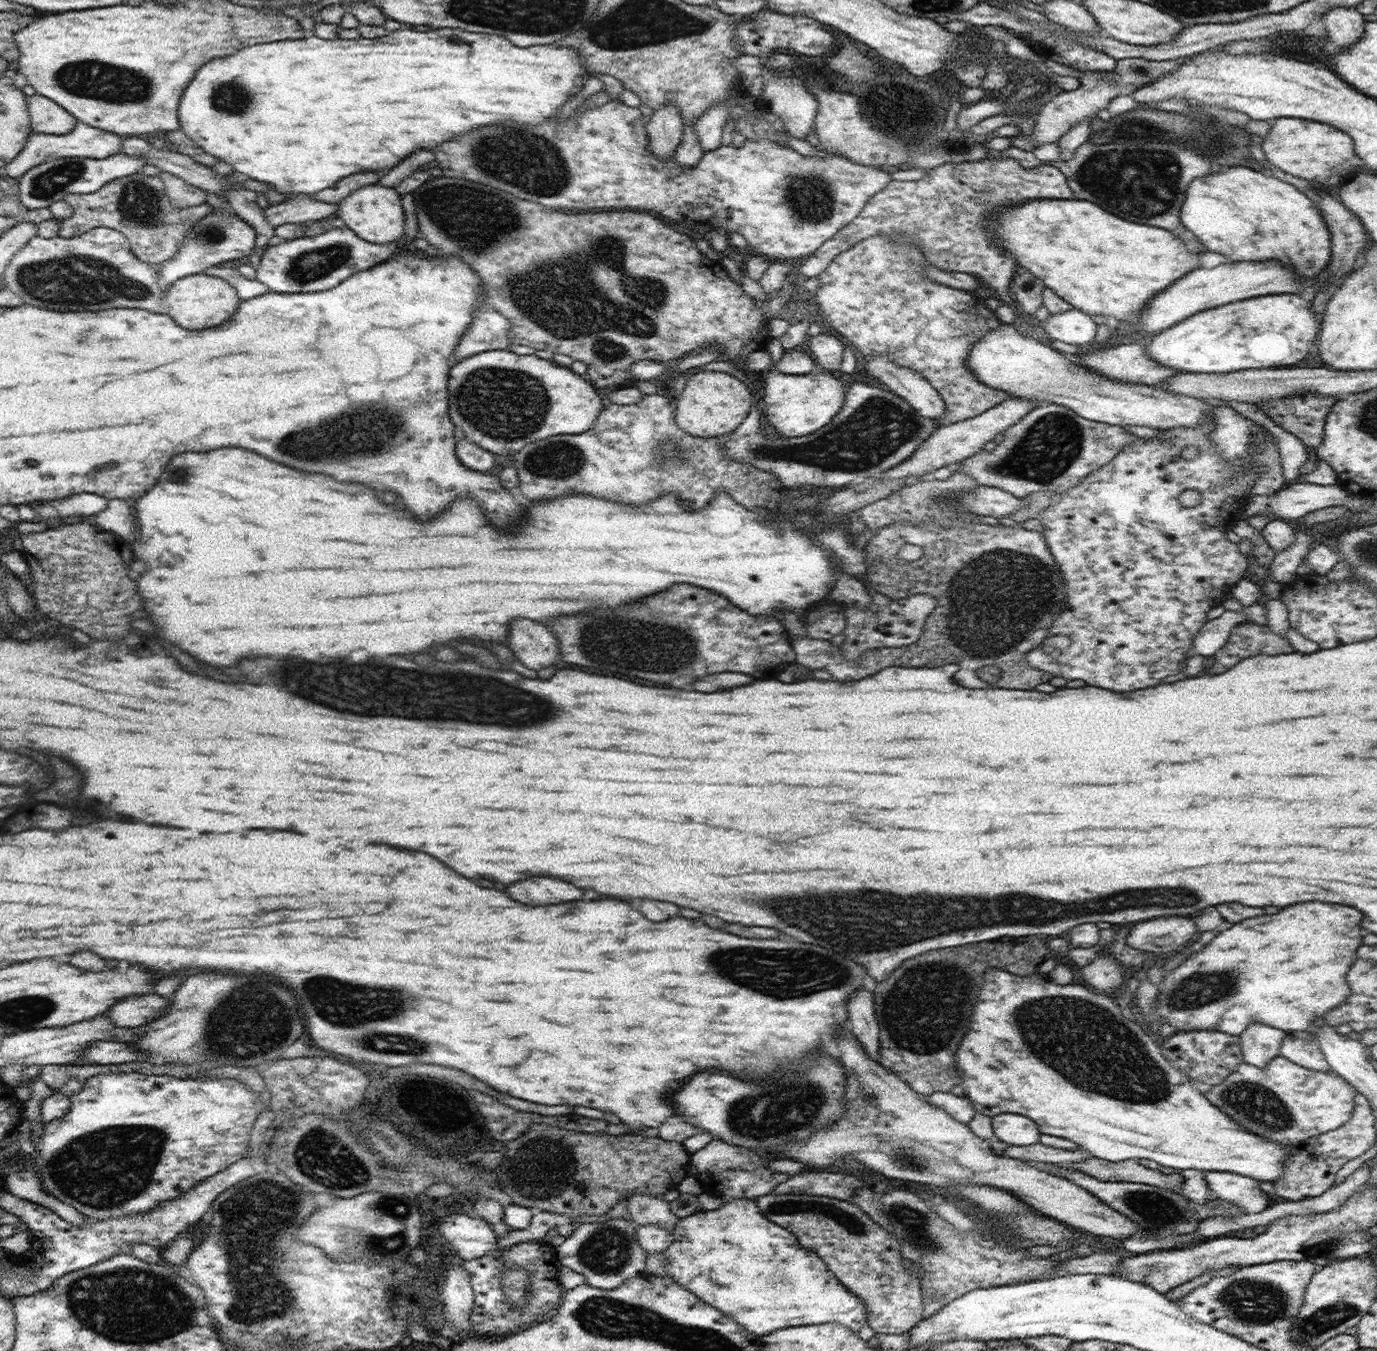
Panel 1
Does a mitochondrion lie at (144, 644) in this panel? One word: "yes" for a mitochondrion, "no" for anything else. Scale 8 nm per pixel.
no

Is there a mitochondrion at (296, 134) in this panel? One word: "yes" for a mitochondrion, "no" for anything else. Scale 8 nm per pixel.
no

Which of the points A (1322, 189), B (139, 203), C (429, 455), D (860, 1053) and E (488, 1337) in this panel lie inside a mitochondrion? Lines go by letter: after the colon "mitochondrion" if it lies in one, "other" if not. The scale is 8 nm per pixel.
A: other
B: mitochondrion
C: other
D: other
E: other

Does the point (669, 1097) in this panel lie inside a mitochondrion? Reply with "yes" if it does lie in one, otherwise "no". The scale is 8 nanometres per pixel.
no

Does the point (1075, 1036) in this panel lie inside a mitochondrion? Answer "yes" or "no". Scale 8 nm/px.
yes

